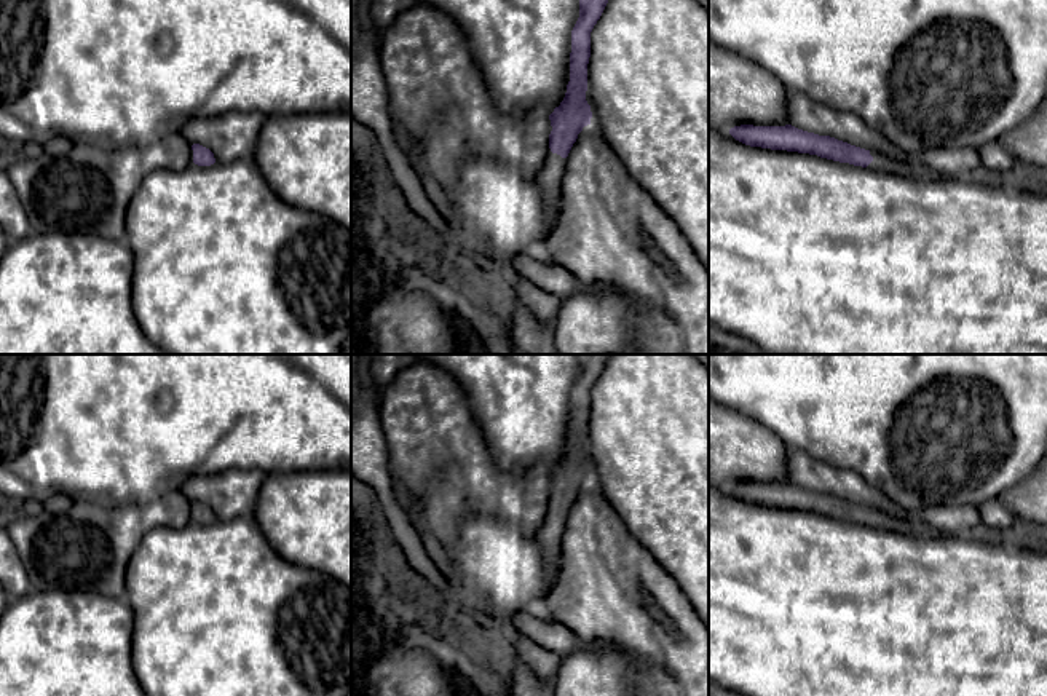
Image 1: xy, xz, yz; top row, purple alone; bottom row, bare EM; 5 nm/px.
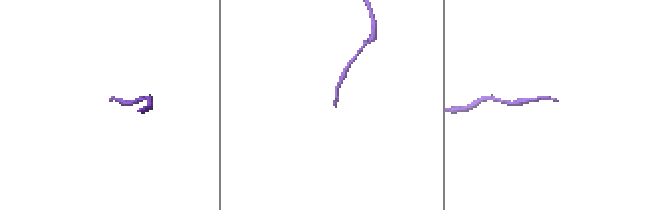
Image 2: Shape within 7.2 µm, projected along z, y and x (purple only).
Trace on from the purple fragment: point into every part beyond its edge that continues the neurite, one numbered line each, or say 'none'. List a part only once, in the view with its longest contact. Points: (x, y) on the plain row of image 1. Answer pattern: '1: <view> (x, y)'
1: xz (549, 537)

